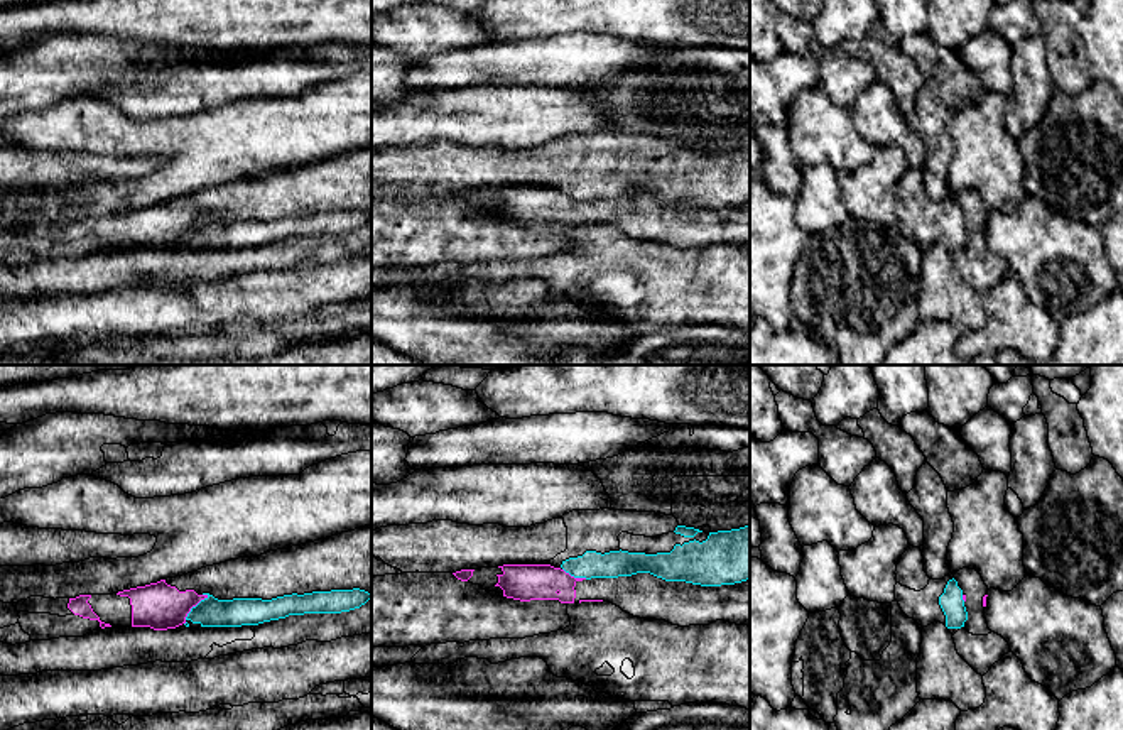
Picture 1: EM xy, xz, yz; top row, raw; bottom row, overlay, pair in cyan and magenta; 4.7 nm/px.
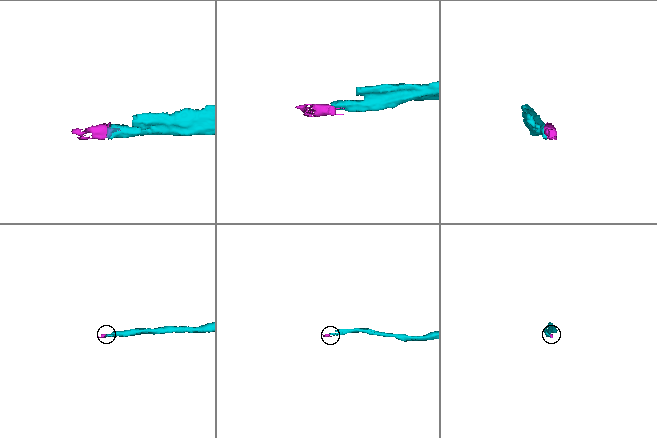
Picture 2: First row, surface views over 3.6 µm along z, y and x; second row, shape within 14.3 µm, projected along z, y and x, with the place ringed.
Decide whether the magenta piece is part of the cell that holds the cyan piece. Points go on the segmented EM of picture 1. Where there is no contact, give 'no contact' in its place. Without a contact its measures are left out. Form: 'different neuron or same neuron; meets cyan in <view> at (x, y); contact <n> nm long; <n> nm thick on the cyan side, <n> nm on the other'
different neuron; meets cyan in xy at (196, 605); contact 170 nm long; 140 nm thick on the cyan side, 220 nm on the other

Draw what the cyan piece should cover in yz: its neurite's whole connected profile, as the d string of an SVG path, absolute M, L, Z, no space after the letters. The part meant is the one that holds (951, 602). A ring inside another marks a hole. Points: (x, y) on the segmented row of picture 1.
M909 546L897 564L895 600L902 612L919 625L944 624L954 635L966 625L968 612L963 590L949 573L942 580L932 580L924 571L920 548Z

